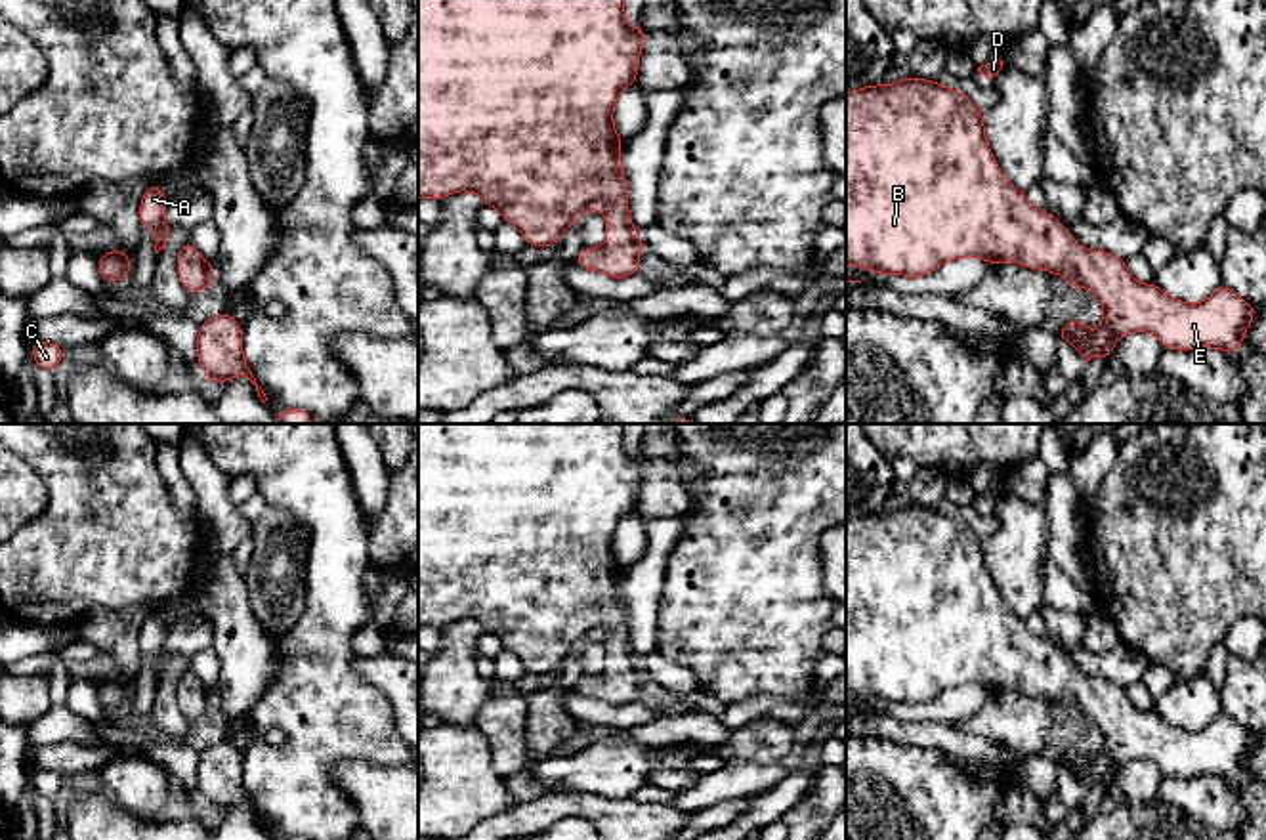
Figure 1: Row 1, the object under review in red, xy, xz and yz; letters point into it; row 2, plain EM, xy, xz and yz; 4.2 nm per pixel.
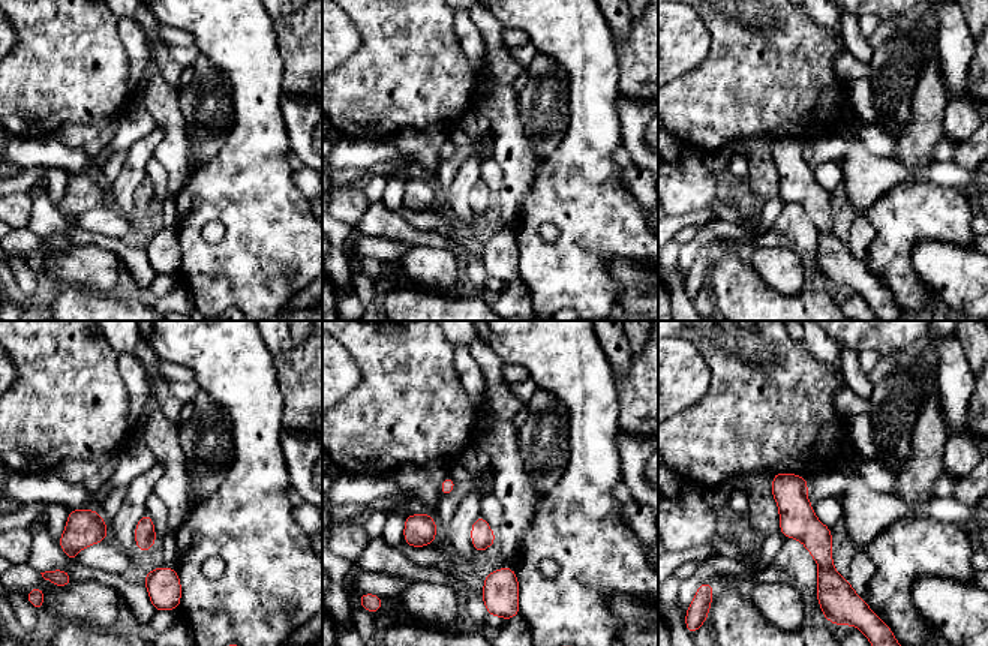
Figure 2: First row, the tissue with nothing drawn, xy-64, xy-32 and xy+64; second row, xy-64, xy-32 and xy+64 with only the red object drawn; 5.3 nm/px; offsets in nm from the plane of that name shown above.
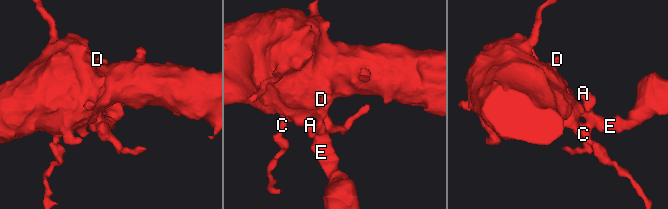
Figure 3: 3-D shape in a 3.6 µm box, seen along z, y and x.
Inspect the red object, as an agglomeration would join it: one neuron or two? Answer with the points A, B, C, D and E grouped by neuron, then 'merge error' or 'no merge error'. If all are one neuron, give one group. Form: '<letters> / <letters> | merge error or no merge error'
A B C D E | no merge error

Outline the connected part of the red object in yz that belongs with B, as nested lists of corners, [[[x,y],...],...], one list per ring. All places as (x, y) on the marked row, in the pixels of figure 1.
[[[909,76],[888,86],[873,84],[873,86],[859,88],[855,92],[846,92],[846,265],[871,269],[888,277],[896,277],[896,275],[924,277],[924,275],[934,273],[941,263],[962,258],[962,256],[978,256],[987,265],[1001,263],[1001,262],[1016,262],[1029,269],[1043,269],[1043,271],[1062,275],[1069,283],[1069,288],[1081,286],[1094,292],[1100,298],[1102,307],[1104,307],[1104,317],[1096,326],[1096,334],[1090,336],[1087,332],[1087,323],[1081,321],[1079,317],[1066,323],[1056,332],[1058,342],[1069,340],[1077,347],[1081,357],[1087,361],[1087,365],[1096,353],[1100,353],[1108,363],[1108,359],[1113,355],[1115,342],[1129,332],[1151,332],[1157,338],[1157,342],[1161,342],[1165,347],[1171,347],[1171,349],[1192,351],[1199,347],[1214,347],[1220,351],[1237,351],[1243,347],[1245,330],[1253,325],[1255,305],[1239,298],[1226,284],[1216,286],[1216,290],[1199,304],[1186,304],[1186,302],[1167,296],[1155,283],[1142,284],[1134,281],[1130,271],[1127,269],[1125,260],[1111,256],[1102,248],[1094,248],[1088,252],[1087,248],[1079,246],[1071,239],[1067,229],[1052,214],[1046,214],[1035,208],[1027,200],[1025,193],[1016,189],[1002,176],[987,143],[987,136],[983,130],[983,111],[978,109],[972,103],[972,99],[966,97],[962,92],[945,88],[938,84],[936,80],[922,80],[918,76]]]

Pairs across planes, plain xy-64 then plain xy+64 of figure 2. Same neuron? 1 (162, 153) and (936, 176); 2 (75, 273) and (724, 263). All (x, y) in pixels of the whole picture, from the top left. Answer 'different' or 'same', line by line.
1: same
2: different

